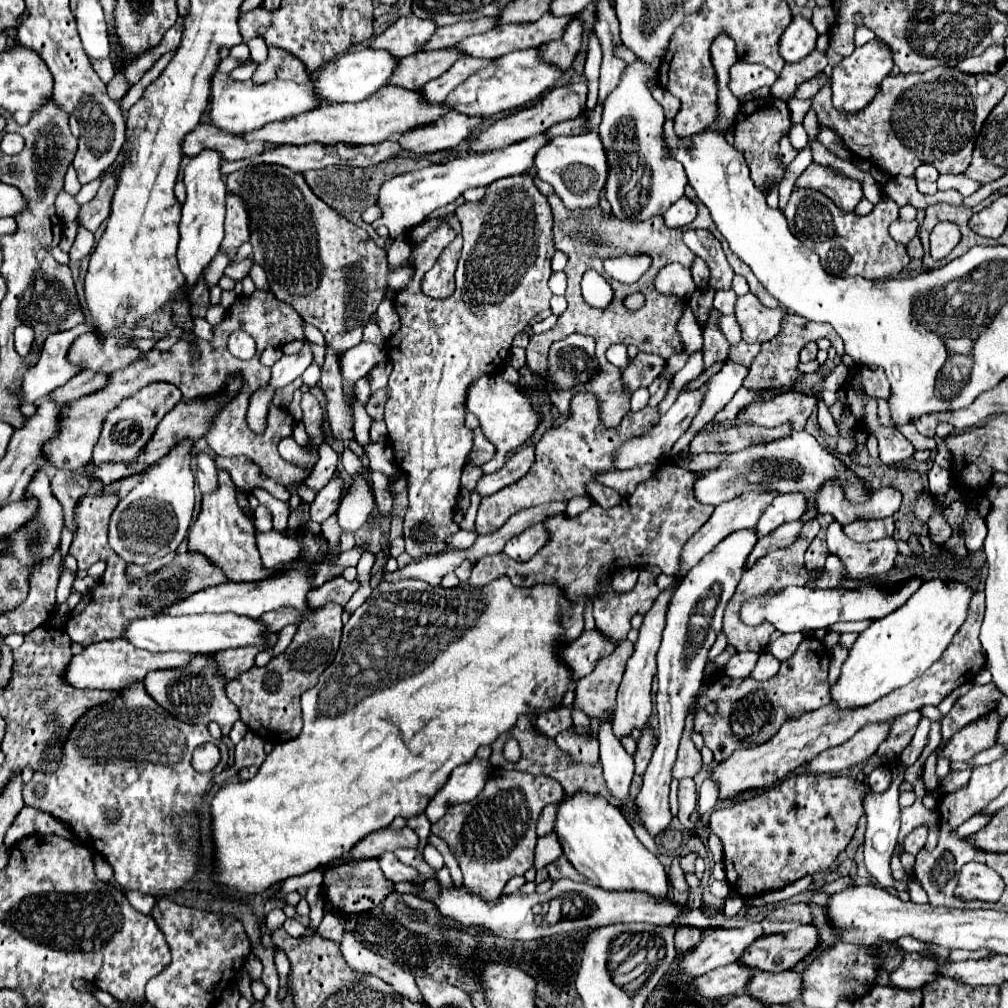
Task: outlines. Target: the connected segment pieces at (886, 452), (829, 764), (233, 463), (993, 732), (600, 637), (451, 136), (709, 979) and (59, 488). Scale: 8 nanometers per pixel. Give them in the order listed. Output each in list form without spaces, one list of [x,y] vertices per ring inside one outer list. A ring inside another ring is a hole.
[[[862,398],[864,400],[864,430],[876,436],[880,446],[880,460],[884,464],[896,464],[902,460],[908,460],[914,456],[914,446],[902,432],[898,432],[894,426],[886,428],[878,422],[876,414],[876,400],[874,398]]]
[[[888,720],[884,724],[862,726],[860,732],[856,732],[848,742],[834,746],[832,750],[820,752],[812,762],[808,762],[806,770],[814,772],[814,774],[818,774],[818,772],[830,774],[830,772],[850,770],[854,764],[866,762],[870,756],[876,754],[880,742],[888,736],[890,722],[892,720]]]
[[[216,456],[216,464],[230,472],[230,476],[236,484],[236,490],[246,498],[252,494],[254,488],[263,488],[284,502],[288,502],[291,497],[290,491],[285,486],[270,479],[260,478],[258,466],[252,460],[244,458],[244,456],[234,456],[234,458]]]
[[[996,710],[984,718],[978,718],[976,722],[970,722],[944,744],[940,756],[948,758],[950,762],[970,762],[978,752],[996,746],[1000,722],[1002,718]]]
[[[598,628],[594,630],[584,630],[584,634],[580,634],[580,638],[576,638],[576,642],[570,642],[568,648],[562,650],[562,660],[568,662],[574,680],[584,678],[588,672],[594,670],[596,662],[600,662],[600,658],[612,654],[612,650],[616,648],[616,644],[608,638],[604,638],[604,634],[600,634]]]
[[[452,110],[428,126],[420,126],[420,128],[414,128],[414,130],[402,134],[398,142],[404,150],[416,152],[416,154],[432,154],[436,150],[456,148],[482,122],[484,122],[484,118],[470,118],[466,114]]]
[[[732,962],[728,966],[718,966],[716,970],[710,970],[704,976],[698,976],[692,982],[692,988],[704,994],[706,998],[734,996],[746,990],[752,974],[754,970],[748,970],[748,966],[740,966],[740,962]]]
[[[56,470],[52,476],[52,494],[58,498],[58,502],[64,506],[66,526],[74,530],[74,506],[78,498],[84,494],[100,494],[102,486],[100,482],[92,482],[92,478],[80,478],[80,470],[64,474],[64,470]]]

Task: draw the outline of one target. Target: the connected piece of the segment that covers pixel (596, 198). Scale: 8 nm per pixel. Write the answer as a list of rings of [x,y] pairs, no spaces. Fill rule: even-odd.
[[[596,130],[578,136],[556,136],[536,154],[538,178],[548,182],[568,210],[588,210],[598,206],[608,180],[608,156]]]

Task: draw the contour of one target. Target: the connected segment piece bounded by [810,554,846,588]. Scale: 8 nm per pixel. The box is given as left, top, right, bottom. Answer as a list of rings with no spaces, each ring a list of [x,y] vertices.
[[[830,554],[828,560],[826,560],[826,570],[824,570],[822,578],[818,578],[816,582],[812,582],[810,588],[838,588],[844,578],[846,578],[844,564],[840,562],[838,556]]]

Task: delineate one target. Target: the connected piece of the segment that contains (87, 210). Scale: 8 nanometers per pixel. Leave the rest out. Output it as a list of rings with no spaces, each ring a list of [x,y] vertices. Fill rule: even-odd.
[[[106,178],[98,190],[98,194],[80,208],[80,220],[82,224],[90,230],[90,232],[96,232],[100,228],[100,224],[108,218],[110,214],[110,200],[114,196],[114,190],[116,190],[116,182],[112,178]]]

